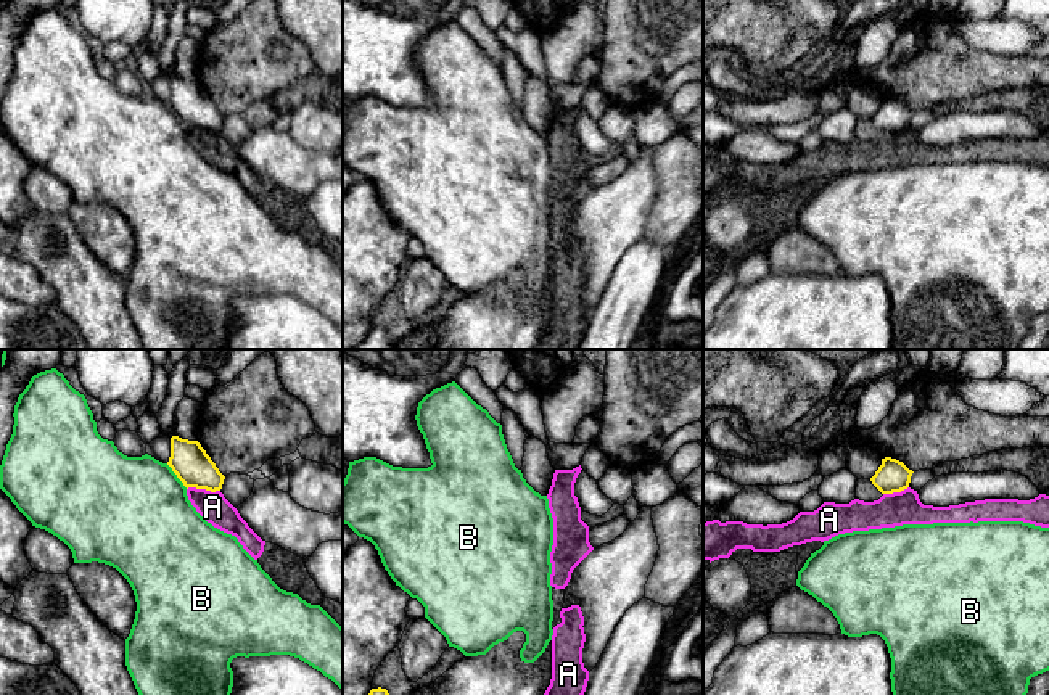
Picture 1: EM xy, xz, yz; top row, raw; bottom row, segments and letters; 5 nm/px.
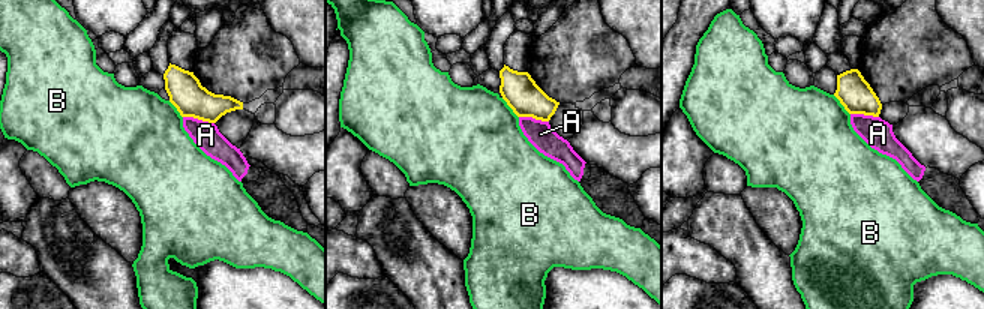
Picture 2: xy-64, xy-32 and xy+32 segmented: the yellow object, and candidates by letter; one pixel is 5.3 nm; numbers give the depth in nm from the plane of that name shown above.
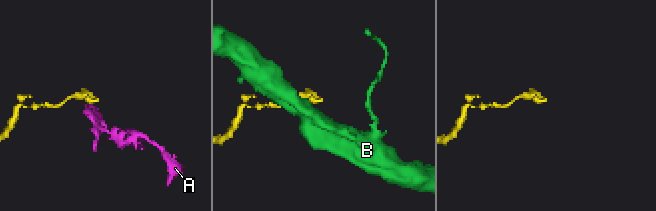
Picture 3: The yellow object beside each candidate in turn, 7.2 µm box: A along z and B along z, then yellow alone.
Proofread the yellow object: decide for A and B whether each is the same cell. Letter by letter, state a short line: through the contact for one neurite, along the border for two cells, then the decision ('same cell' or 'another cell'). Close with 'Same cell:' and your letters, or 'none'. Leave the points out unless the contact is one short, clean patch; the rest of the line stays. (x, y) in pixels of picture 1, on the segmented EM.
A: xy (187, 488), (219, 491) | another cell
B: xy (166, 464), (187, 488) | another cell
Same cell: none

